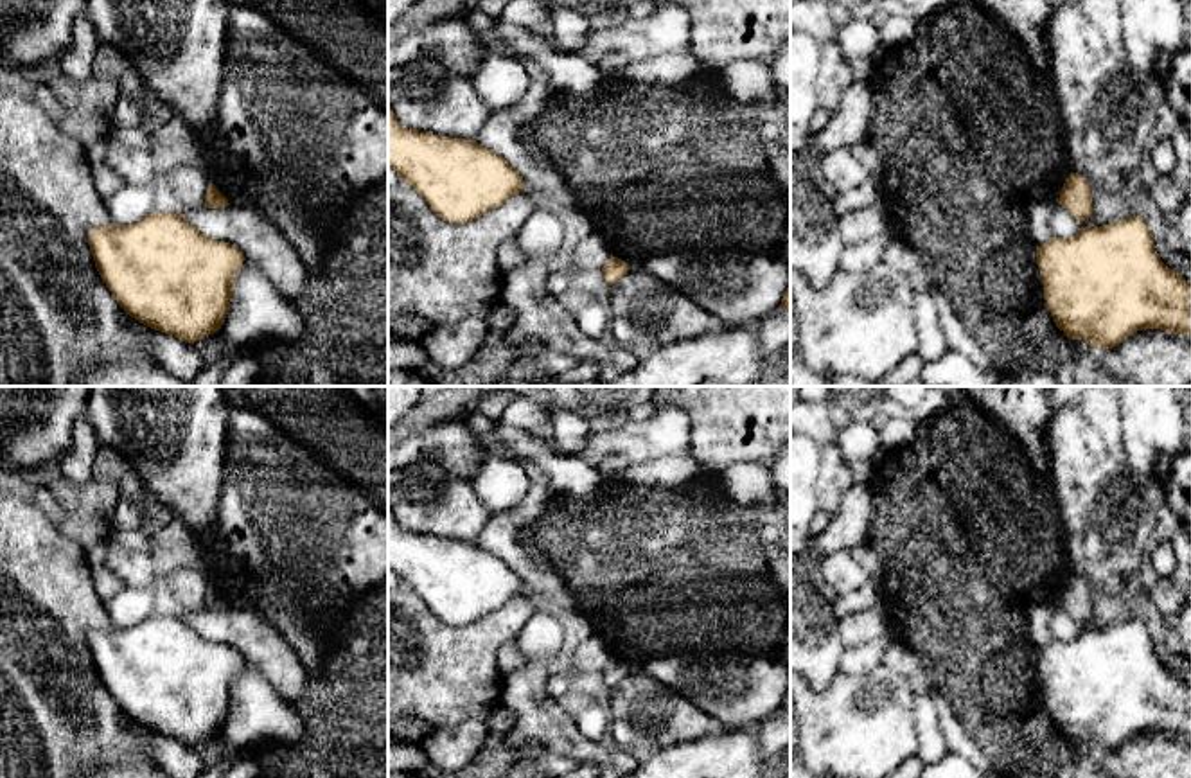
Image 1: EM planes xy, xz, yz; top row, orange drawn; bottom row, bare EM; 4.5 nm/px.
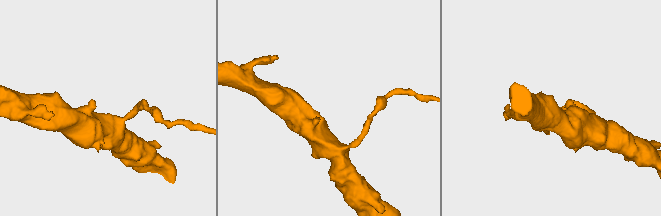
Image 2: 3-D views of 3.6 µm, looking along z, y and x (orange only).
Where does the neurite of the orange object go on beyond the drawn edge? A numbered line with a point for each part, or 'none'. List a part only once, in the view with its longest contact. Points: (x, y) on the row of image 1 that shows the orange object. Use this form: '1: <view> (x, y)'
none

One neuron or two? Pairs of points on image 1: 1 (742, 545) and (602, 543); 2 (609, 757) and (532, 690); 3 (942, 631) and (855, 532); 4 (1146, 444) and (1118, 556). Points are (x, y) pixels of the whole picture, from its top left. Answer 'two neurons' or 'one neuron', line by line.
1: one neuron
2: one neuron
3: two neurons
4: two neurons

